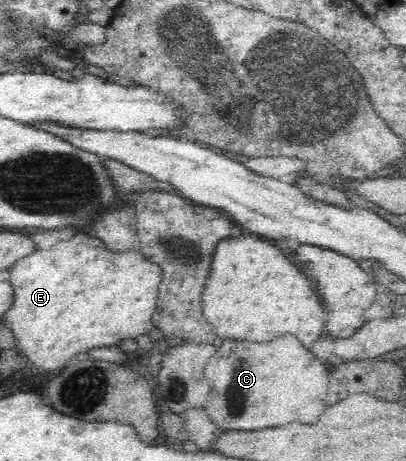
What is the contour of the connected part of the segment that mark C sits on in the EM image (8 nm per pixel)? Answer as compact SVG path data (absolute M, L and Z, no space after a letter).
M290 333L266 343L226 338L203 370L211 387L203 408L223 430L251 432L294 421L313 424L326 409L330 373L327 365Z

